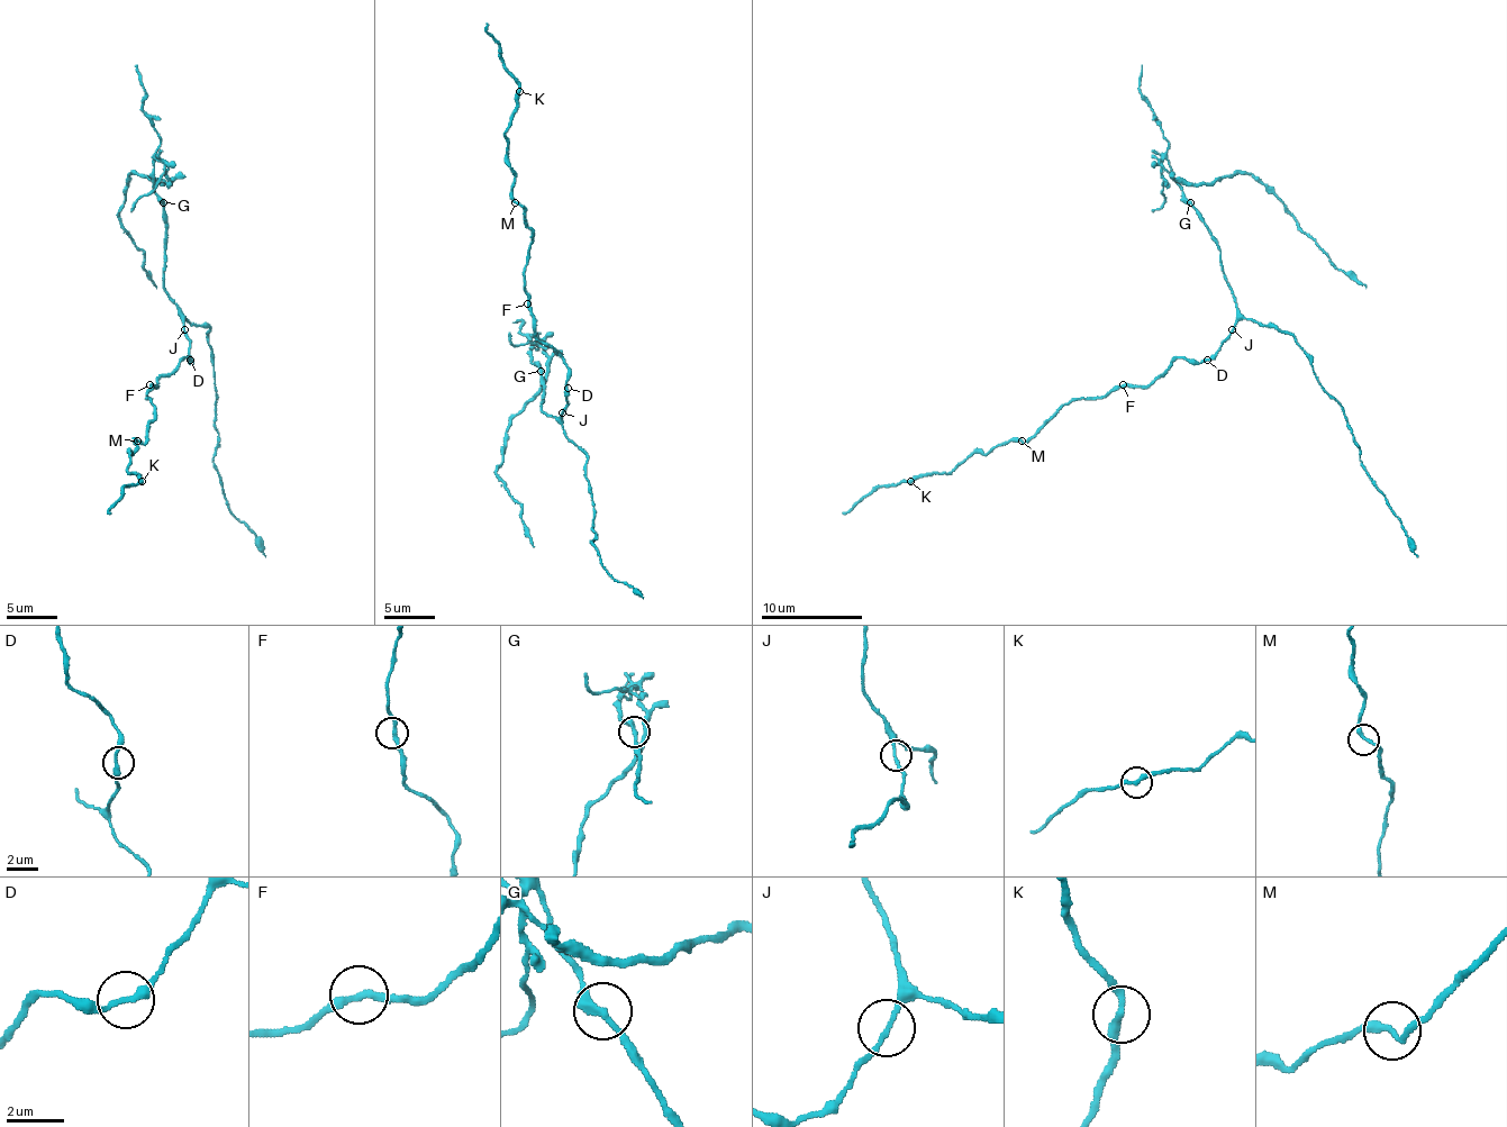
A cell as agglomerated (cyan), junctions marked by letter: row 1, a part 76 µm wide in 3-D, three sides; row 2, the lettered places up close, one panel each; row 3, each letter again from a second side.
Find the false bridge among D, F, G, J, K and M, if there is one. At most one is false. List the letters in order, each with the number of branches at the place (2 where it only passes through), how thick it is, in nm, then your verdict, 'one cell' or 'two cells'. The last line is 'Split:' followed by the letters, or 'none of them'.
D: branches 2; calibre 240 nm; one cell
F: branches 2; calibre 240 nm; one cell
G: branches 2; calibre 280 nm; two cells
J: branches 2; calibre 170 nm; one cell
K: branches 2; calibre 260 nm; one cell
M: branches 2; calibre 240 nm; one cell
Split: G

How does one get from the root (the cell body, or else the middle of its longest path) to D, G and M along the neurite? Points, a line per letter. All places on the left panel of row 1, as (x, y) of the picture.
D: (182, 329), (190, 342), (190, 360)
G: (182, 329), (180, 307), (164, 289), (162, 202)
M: (182, 329), (190, 342), (190, 362), (184, 357), (147, 392), (154, 418), (147, 438), (142, 443), (137, 441)

